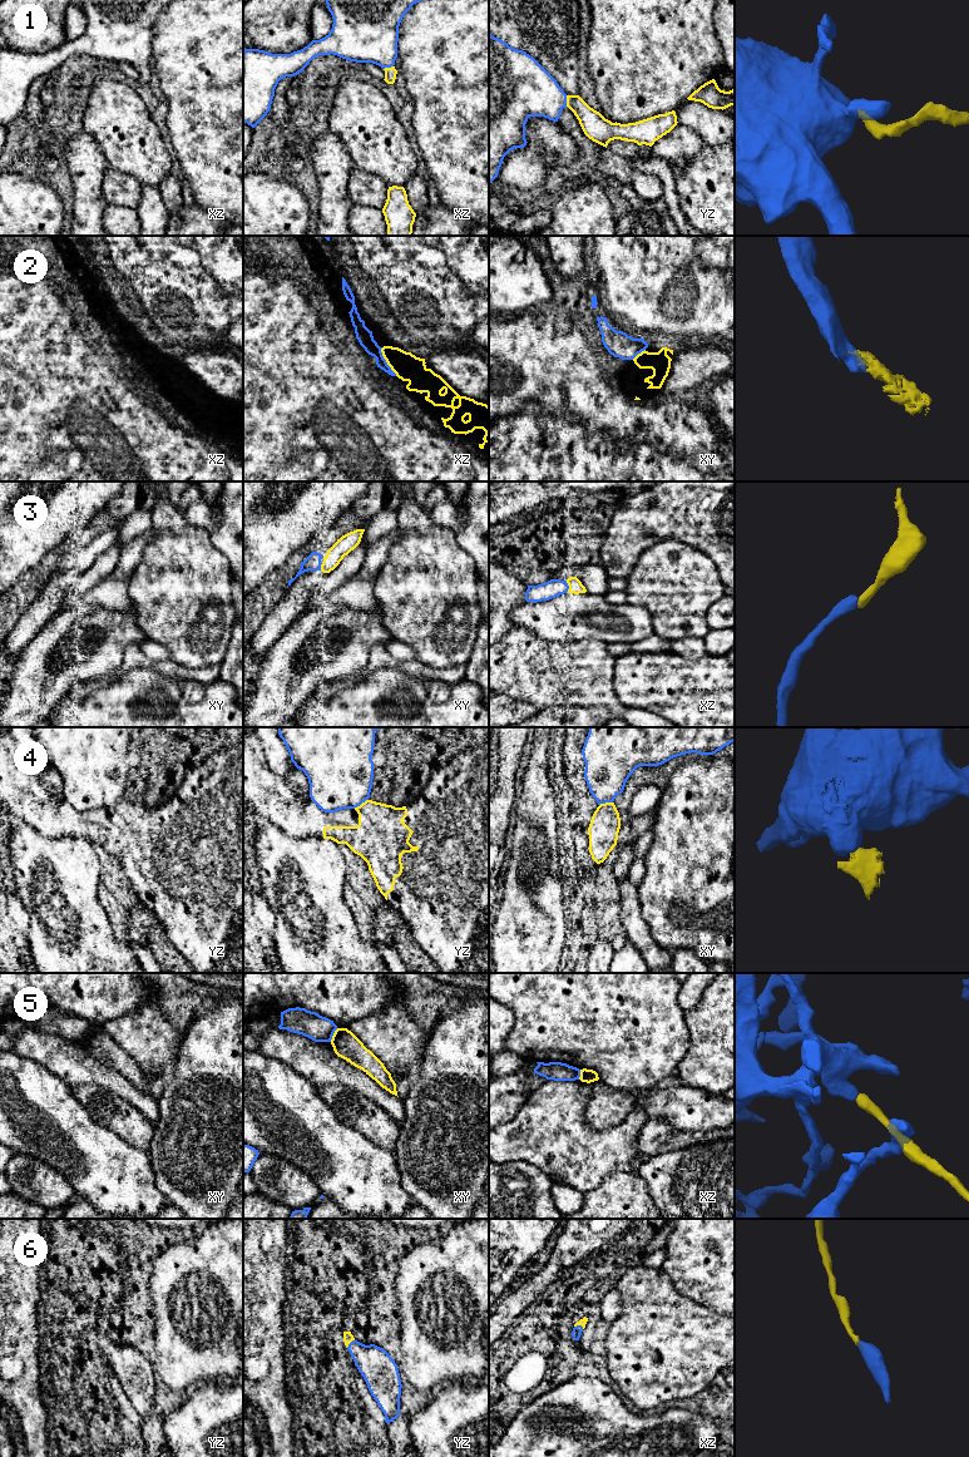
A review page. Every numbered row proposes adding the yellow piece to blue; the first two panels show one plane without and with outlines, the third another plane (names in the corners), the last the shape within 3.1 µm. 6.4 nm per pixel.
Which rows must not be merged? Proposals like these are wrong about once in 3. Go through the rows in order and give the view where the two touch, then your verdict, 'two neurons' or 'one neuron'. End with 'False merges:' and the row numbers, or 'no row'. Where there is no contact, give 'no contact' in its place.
1: yz | one neuron
2: xz | two neurons
3: xz | one neuron
4: yz | two neurons
5: xy | two neurons
6: yz | one neuron
False merges: 2, 4, 5

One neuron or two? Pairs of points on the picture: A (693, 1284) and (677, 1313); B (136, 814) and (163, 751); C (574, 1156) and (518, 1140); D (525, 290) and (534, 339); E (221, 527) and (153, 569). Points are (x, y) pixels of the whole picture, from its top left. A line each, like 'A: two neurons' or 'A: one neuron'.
A: two neurons
B: two neurons
C: one neuron
D: two neurons
E: two neurons

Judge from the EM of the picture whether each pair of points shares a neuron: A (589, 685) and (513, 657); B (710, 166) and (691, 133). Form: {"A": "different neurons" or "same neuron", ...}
{"A": "same neuron", "B": "different neurons"}

